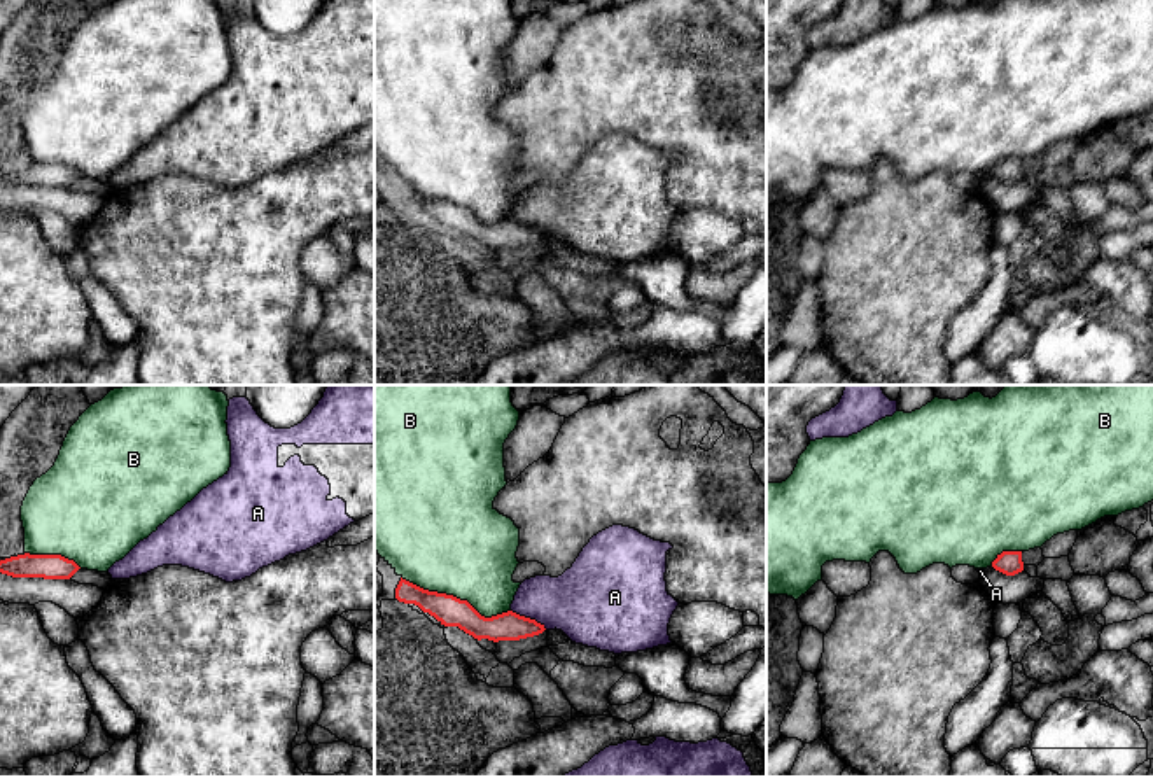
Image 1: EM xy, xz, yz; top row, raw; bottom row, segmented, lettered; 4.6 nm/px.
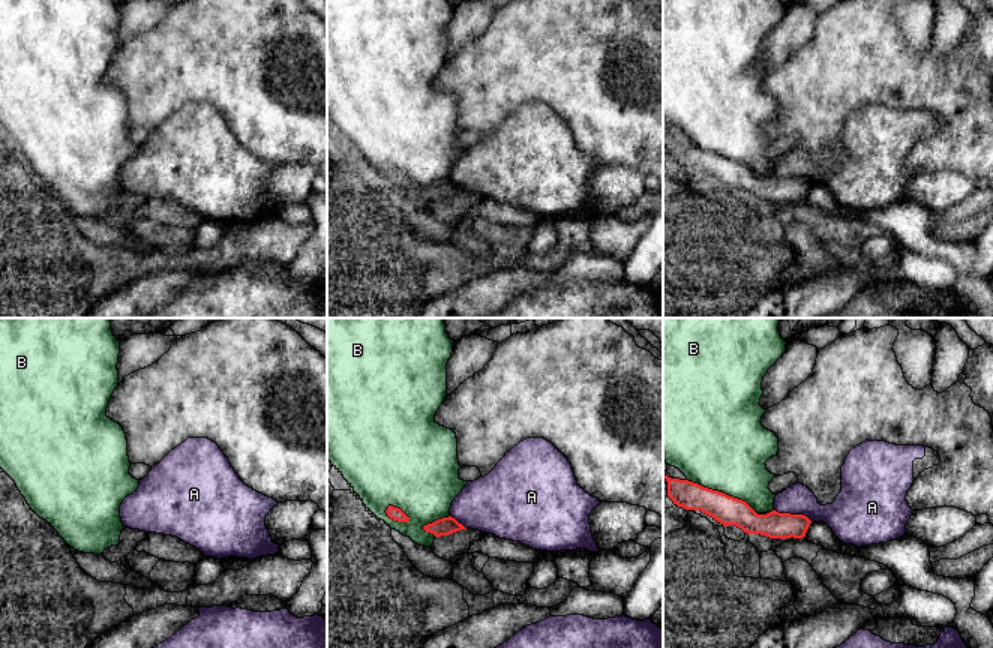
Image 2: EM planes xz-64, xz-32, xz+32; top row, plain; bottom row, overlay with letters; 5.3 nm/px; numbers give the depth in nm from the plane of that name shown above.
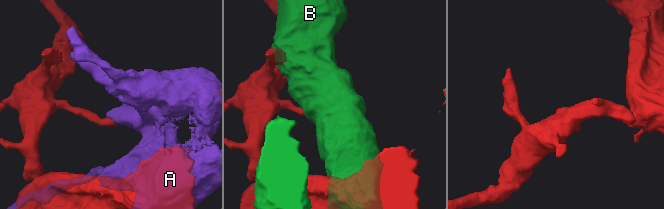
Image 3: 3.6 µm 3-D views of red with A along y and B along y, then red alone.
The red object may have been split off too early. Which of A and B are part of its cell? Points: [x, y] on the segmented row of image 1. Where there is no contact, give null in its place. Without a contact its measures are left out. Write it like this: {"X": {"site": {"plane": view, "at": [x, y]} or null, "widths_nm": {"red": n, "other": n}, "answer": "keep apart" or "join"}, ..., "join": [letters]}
{"A": {"site": {"plane": "xz", "at": [529, 618]}, "widths_nm": {"red": 130, "other": 320}, "answer": "keep apart"}, "B": {"site": {"plane": "xz", "at": [455, 597]}, "widths_nm": {"red": 140, "other": 480}, "answer": "keep apart"}, "join": []}

